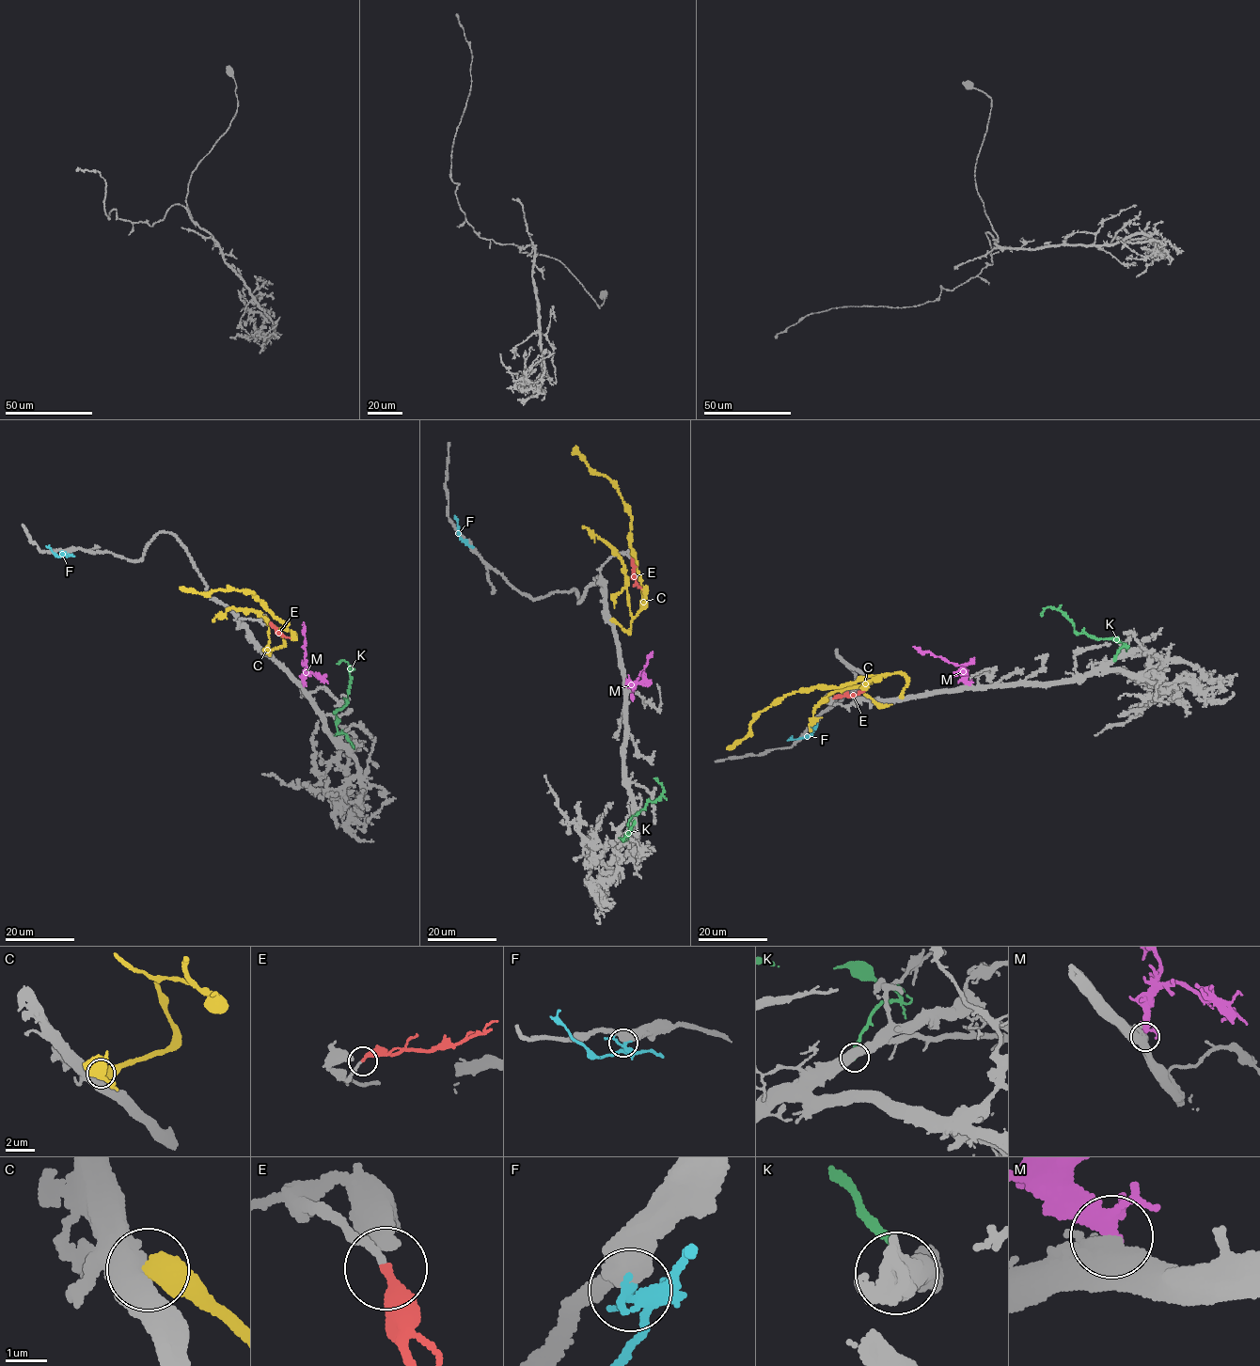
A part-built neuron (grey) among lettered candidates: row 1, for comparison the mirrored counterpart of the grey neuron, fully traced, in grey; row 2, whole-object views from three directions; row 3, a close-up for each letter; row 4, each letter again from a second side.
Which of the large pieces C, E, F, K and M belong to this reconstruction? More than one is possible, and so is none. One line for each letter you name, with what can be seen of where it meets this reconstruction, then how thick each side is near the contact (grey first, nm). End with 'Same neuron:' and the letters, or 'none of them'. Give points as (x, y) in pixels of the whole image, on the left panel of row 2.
E: (269, 624) | 120/360 nm
M: (303, 684) | 500/240 nm
Same neuron: E, M

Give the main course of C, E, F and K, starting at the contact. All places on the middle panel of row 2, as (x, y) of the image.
C: (611, 620), (630, 633), (640, 609), (641, 578), (631, 548), (629, 510), (617, 487), (590, 468), (575, 446)
E: (630, 558), (634, 578), (642, 589)
F: (466, 541), (459, 535), (457, 522)
K: (634, 822), (623, 839), (628, 831), (628, 822), (649, 800), (653, 802), (662, 795), (662, 785), (653, 778)

